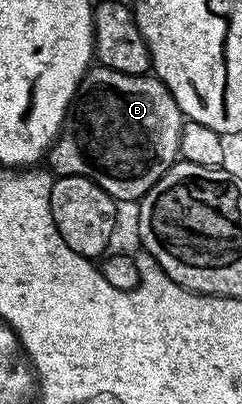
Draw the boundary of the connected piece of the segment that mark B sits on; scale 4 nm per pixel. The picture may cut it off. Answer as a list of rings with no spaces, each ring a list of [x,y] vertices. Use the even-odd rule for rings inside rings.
[[[103,67],[89,68],[72,98],[70,116],[65,120],[60,136],[46,154],[47,168],[56,177],[89,177],[118,203],[139,202],[180,157],[180,136],[185,120],[178,103],[174,103],[174,95],[170,95],[168,88],[154,75],[139,77],[122,75],[122,71]]]

